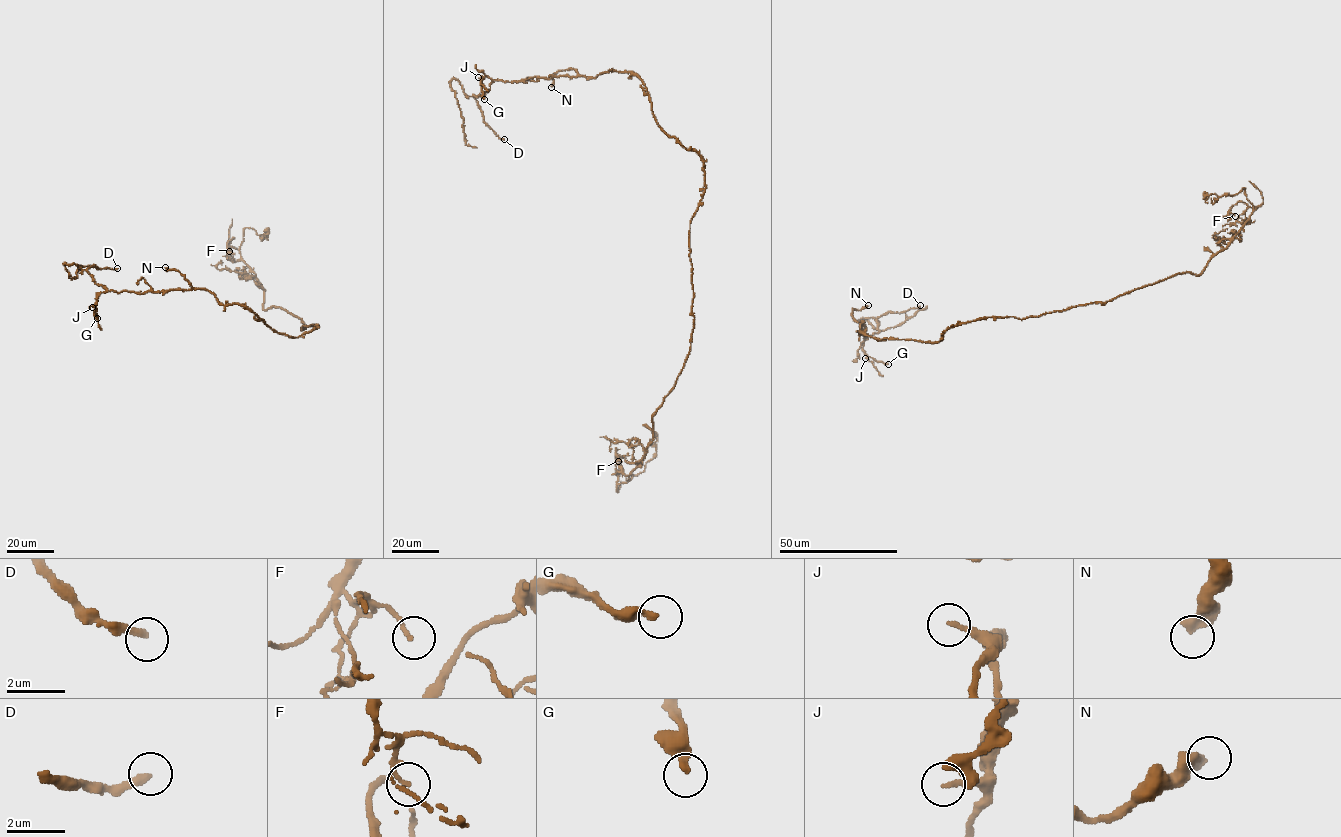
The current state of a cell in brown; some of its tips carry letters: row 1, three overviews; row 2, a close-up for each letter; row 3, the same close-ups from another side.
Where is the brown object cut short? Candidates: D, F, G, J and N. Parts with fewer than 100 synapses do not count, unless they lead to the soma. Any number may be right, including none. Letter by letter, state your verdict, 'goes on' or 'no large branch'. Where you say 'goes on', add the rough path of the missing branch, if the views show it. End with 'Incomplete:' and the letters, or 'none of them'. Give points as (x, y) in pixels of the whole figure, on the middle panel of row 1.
D: no large branch
F: no large branch
G: no large branch
J: no large branch
N: no large branch
Incomplete: none of them

